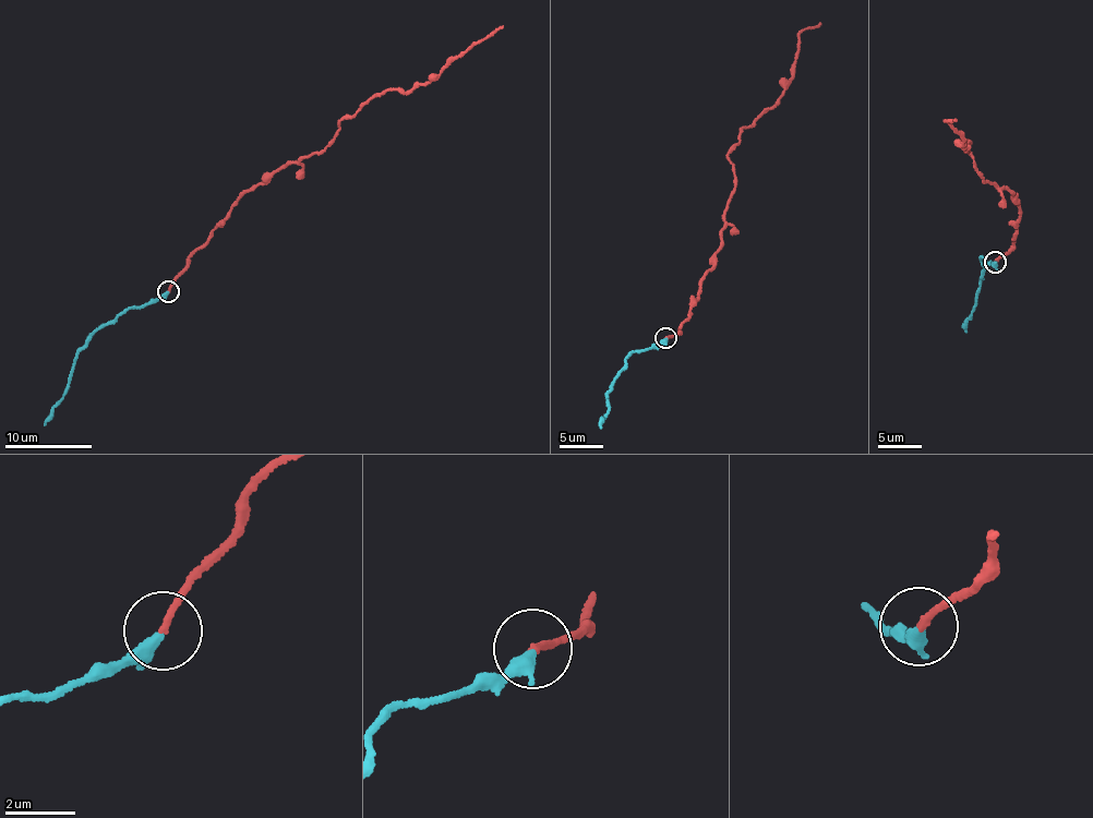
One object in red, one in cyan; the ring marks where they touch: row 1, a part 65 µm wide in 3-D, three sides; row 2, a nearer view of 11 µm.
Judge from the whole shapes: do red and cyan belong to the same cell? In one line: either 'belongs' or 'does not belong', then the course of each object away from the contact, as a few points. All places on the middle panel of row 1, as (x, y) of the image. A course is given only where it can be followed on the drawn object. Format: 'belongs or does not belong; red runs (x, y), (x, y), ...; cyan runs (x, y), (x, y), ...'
belongs; red runs (667, 338), (681, 329), (721, 242), (735, 184), (730, 151), (745, 128), (782, 97), (801, 32), (819, 22); cyan runs (667, 338), (632, 352), (610, 389), (610, 410), (603, 418), (601, 428)

